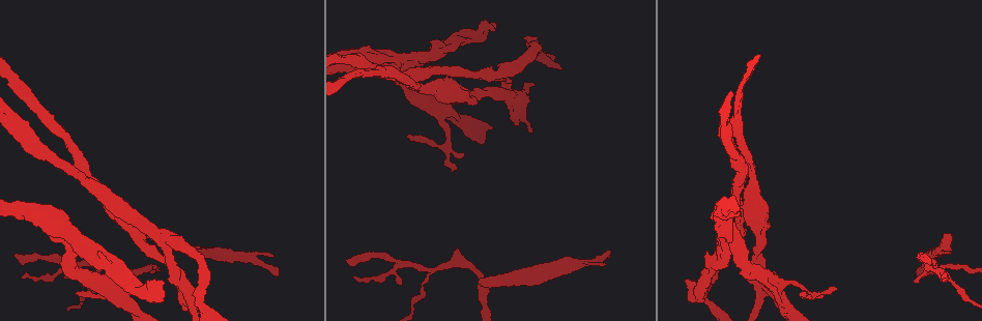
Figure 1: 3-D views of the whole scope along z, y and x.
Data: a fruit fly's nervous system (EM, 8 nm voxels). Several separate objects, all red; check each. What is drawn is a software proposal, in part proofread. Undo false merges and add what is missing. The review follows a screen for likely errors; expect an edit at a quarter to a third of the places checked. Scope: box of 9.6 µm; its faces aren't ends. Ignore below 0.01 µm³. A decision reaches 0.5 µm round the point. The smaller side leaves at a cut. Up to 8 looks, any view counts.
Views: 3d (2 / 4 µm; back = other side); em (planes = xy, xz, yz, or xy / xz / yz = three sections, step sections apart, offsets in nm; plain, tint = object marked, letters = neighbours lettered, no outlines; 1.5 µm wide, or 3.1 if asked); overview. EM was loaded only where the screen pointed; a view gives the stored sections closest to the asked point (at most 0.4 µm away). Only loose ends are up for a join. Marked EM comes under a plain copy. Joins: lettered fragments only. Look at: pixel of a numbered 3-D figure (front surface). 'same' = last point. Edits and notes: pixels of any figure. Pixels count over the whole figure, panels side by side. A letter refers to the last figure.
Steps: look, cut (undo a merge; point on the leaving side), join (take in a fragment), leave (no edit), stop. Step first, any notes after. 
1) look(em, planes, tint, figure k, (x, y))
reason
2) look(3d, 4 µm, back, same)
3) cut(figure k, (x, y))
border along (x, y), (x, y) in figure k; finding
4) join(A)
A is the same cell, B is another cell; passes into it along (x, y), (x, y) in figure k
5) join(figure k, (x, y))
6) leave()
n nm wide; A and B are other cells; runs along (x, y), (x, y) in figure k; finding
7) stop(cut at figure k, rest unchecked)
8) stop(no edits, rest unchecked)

look(3d, 4 µm, figure 1, (706, 301))
sharp bend

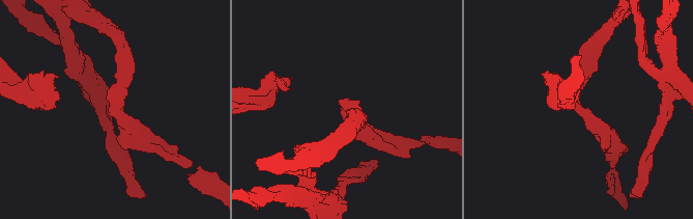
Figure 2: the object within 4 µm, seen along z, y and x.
look(em, xy, step 8, tint, figure 2, (346, 105))
arms of 200, 280 nm; need the tissue

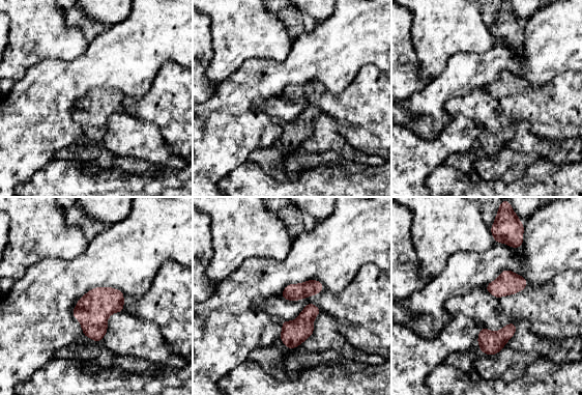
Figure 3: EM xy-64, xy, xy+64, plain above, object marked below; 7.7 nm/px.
look(em, planes, letters, same)
cut it another way

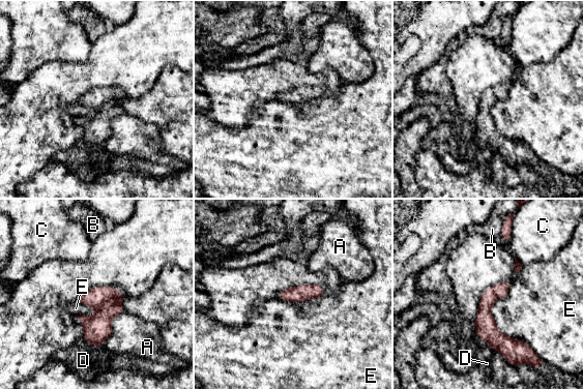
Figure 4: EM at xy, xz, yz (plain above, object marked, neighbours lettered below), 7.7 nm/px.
leave()
120 nm wide; A, B, C, D and E are other cells; border along (511, 281), (491, 316), (536, 355) in figure 4; all the same cell

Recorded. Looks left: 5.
look(em, planes, letters, figure 1, (737, 216))
stops while still wide

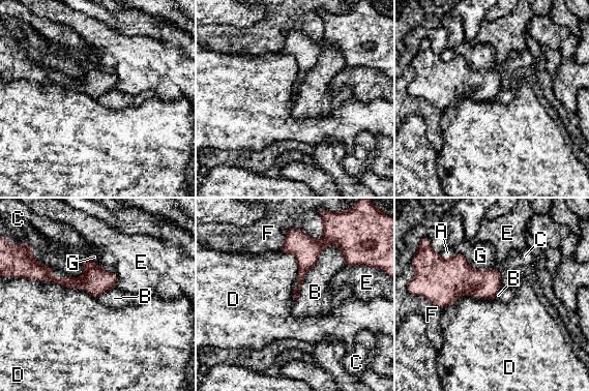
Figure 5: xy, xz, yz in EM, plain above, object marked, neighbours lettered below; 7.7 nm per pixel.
leave()
A, B, C, D, E, F and G are other cells; none of them fits

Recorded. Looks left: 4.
look(em, xy, step 4, letters, figure 1, (945, 233))
free end

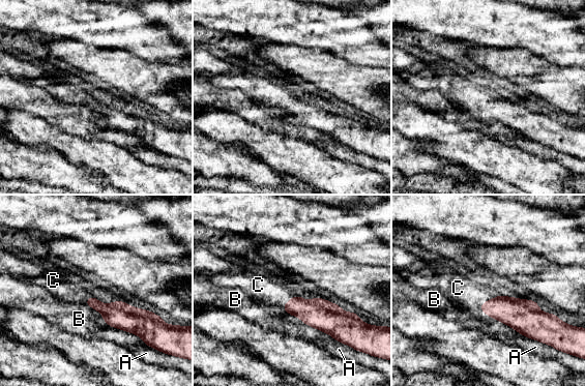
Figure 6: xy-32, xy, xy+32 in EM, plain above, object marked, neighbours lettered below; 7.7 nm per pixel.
join(C)
C is the same cell, A and B are other cells; it goes on there

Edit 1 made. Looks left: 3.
stop(join at figure 6, rest unchecked)

